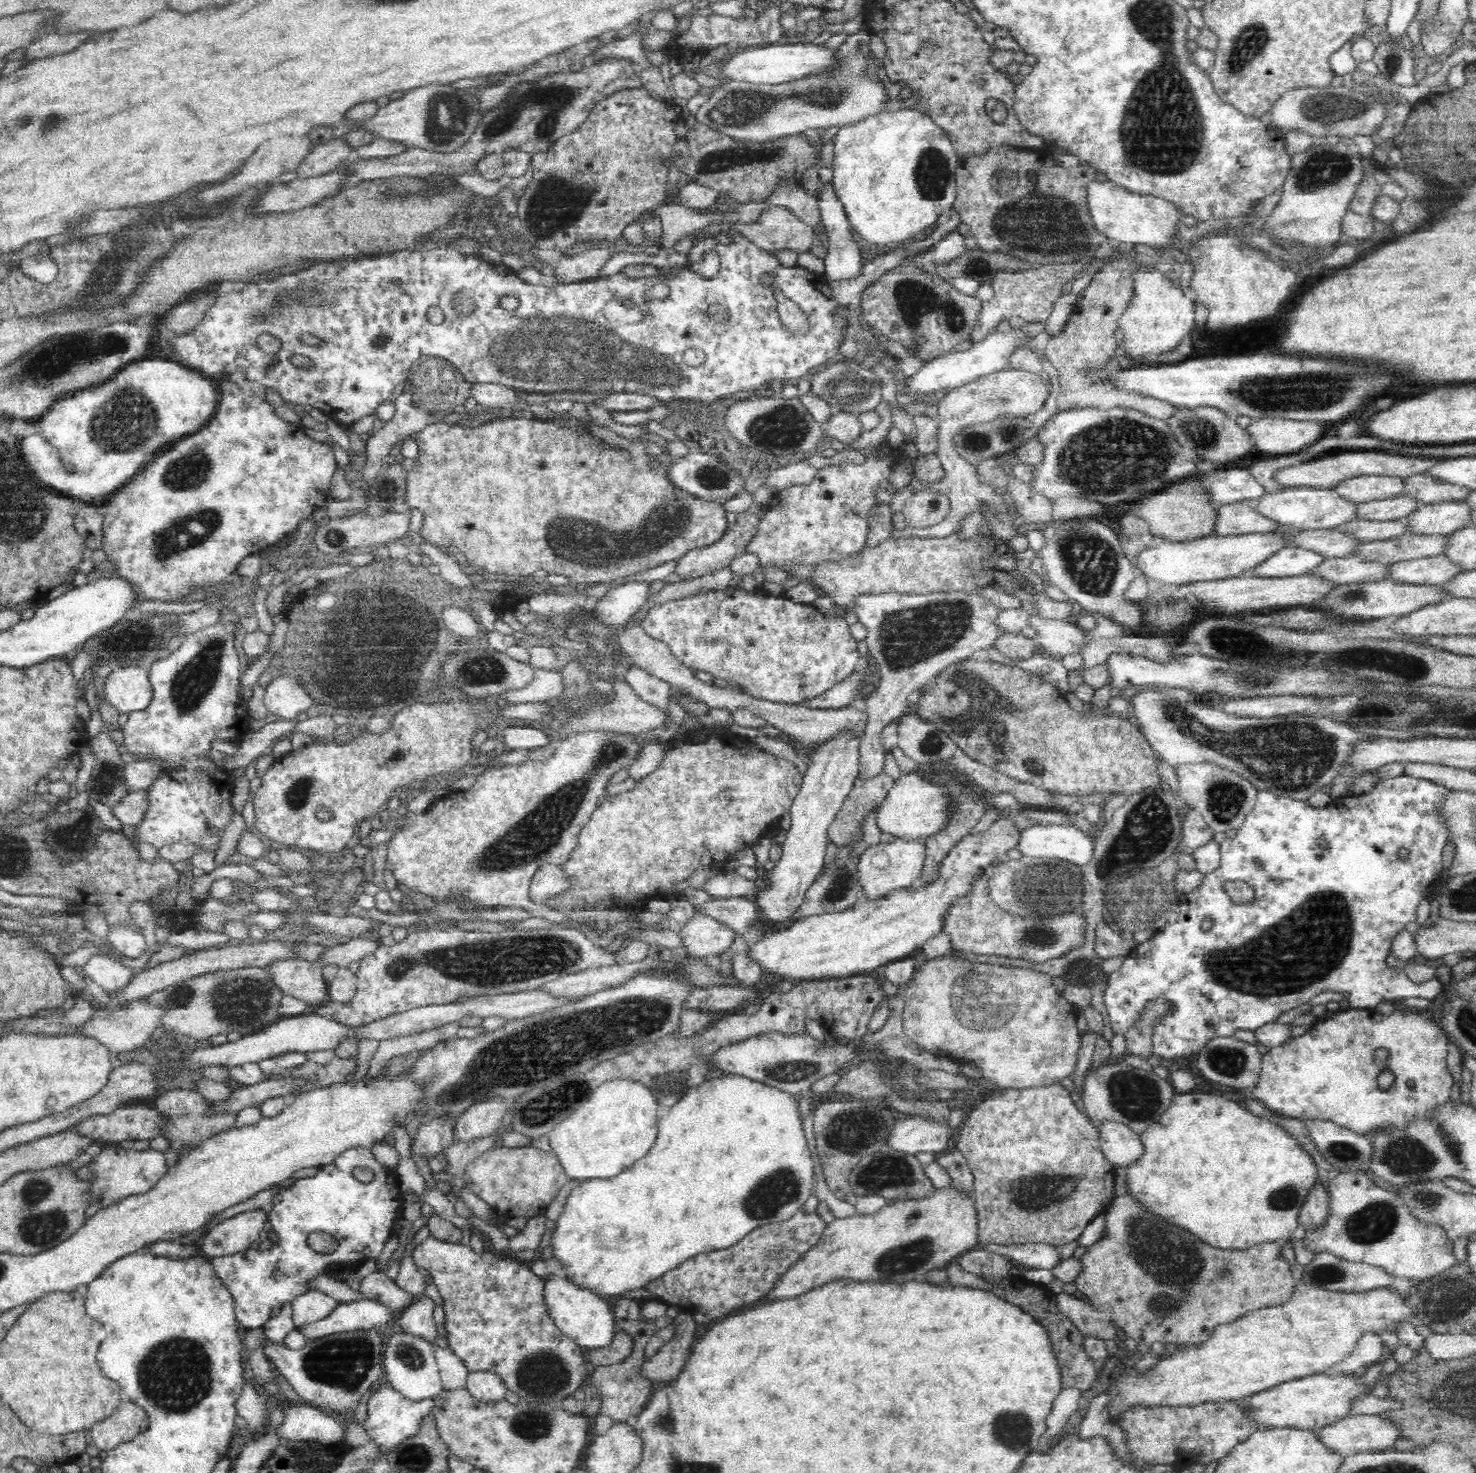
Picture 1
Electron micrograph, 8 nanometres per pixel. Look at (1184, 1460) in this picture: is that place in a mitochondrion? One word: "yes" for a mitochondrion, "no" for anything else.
no

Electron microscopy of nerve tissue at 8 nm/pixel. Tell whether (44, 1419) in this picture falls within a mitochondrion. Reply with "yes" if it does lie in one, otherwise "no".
no

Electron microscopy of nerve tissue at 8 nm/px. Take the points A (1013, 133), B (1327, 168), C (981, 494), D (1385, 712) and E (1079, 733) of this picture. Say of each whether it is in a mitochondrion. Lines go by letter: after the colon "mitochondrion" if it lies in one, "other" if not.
A: other
B: mitochondrion
C: other
D: mitochondrion
E: other

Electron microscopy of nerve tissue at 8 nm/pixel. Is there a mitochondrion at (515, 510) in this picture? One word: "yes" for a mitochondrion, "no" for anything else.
no

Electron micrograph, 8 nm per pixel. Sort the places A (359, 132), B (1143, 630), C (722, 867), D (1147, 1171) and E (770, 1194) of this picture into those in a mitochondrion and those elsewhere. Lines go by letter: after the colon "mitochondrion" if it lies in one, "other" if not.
A: other
B: other
C: other
D: other
E: mitochondrion

